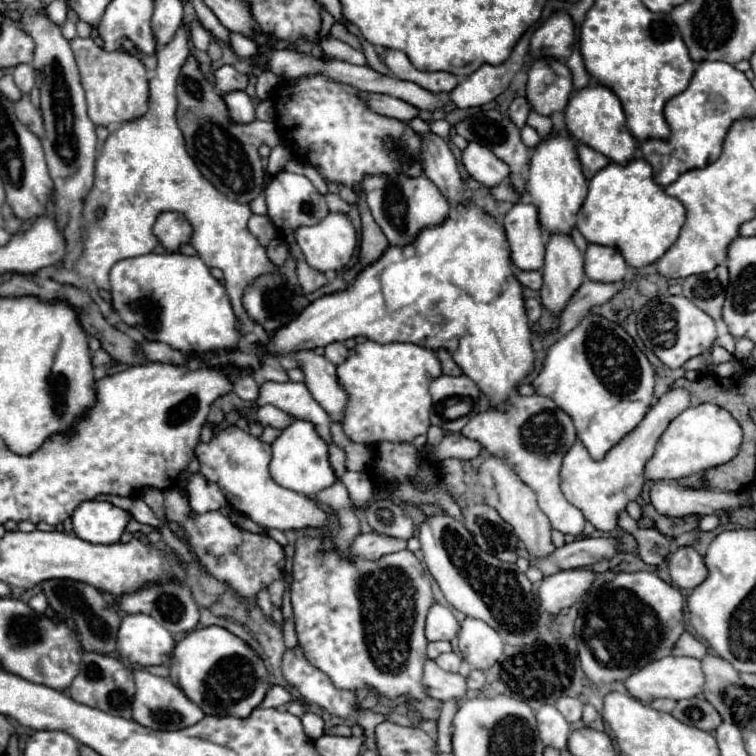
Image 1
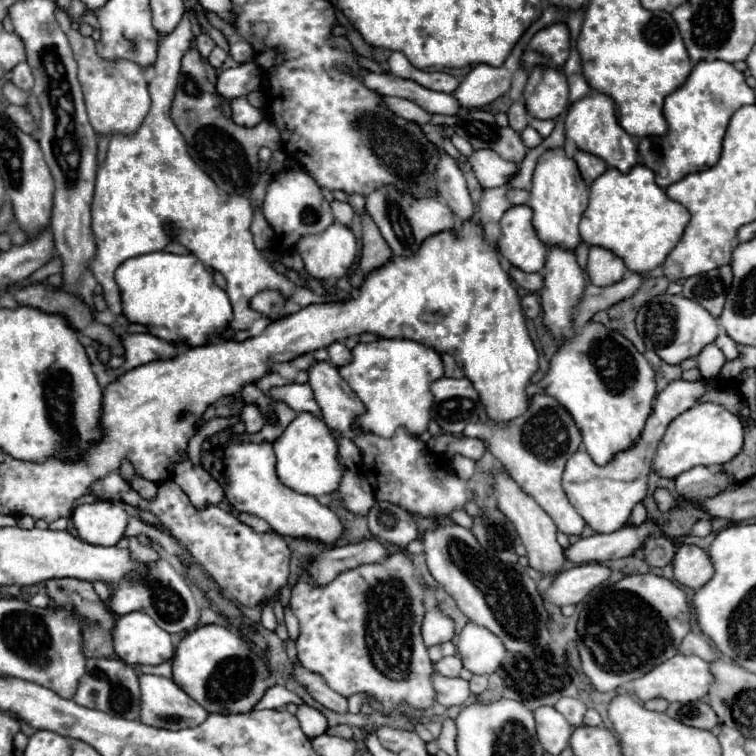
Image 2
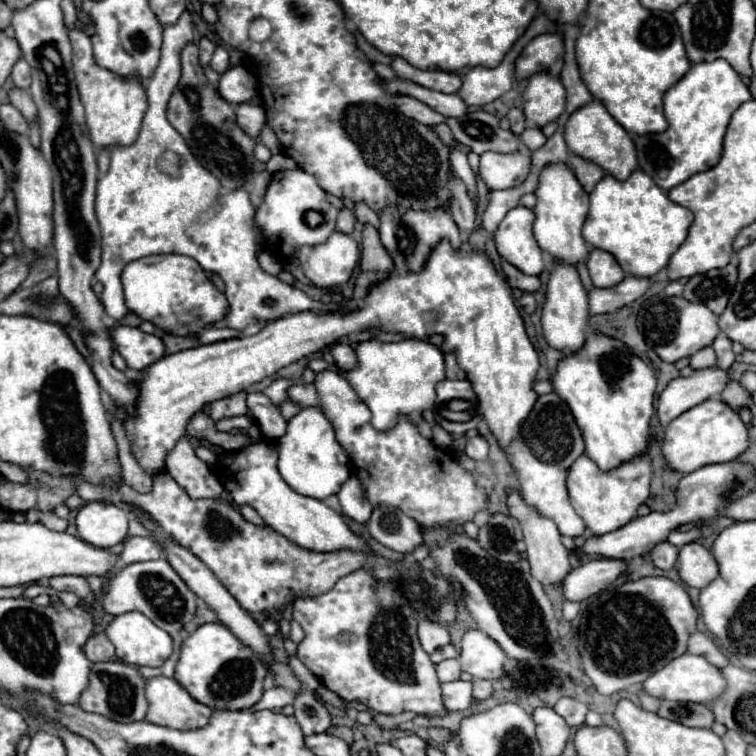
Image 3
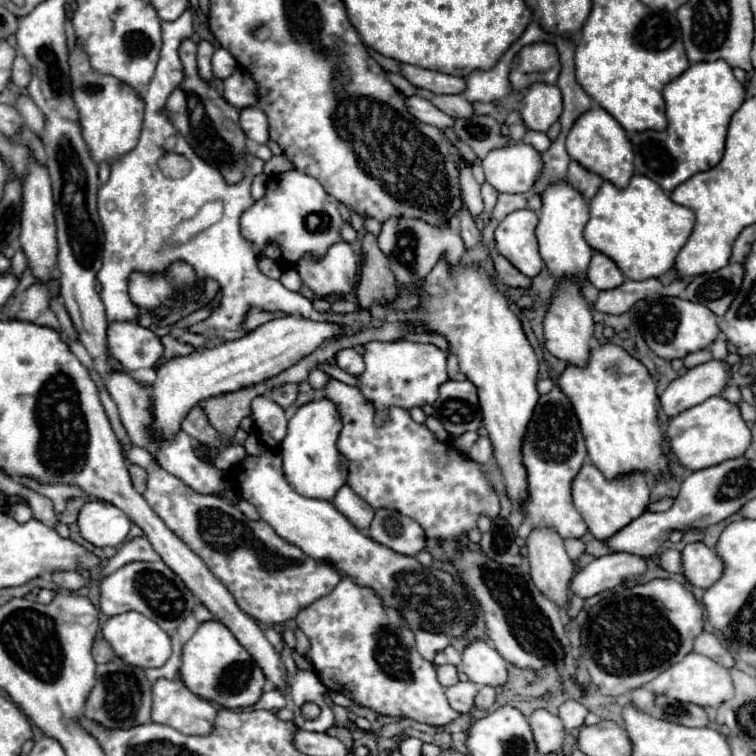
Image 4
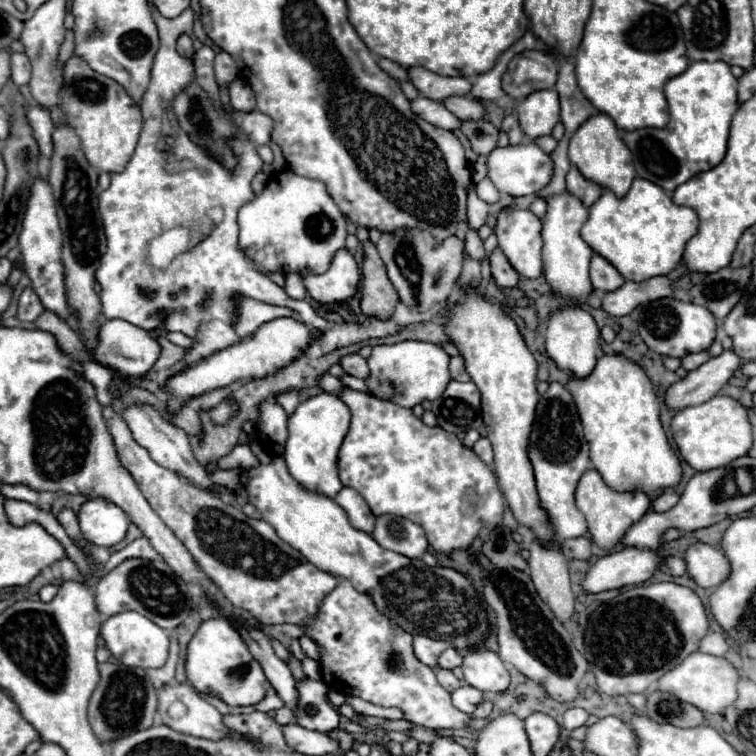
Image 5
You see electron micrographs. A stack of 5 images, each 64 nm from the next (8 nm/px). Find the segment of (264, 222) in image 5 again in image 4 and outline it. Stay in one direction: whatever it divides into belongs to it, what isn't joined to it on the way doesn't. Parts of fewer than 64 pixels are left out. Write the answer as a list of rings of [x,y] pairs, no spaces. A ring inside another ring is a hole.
[[[288,170],[278,176],[270,176],[266,194],[242,212],[240,232],[256,248],[258,256],[270,258],[282,268],[296,268],[296,264],[310,254],[318,260],[334,242],[340,242],[340,218],[338,206],[326,194],[322,184],[298,170]]]

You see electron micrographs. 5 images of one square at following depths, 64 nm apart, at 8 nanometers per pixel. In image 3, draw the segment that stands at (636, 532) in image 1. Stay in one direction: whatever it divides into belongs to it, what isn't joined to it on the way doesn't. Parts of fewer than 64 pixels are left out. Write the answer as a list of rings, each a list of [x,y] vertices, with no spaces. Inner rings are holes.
[[[660,542],[652,552],[650,552],[652,562],[662,568],[662,570],[672,570],[676,568],[678,562],[678,548],[672,546],[670,542]]]

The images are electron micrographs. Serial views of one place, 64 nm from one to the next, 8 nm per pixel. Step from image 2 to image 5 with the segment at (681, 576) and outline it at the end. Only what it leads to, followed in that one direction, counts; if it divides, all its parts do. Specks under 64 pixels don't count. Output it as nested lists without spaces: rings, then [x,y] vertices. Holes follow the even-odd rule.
[[[692,544],[686,550],[688,574],[702,588],[716,588],[730,576],[730,562],[720,548],[710,544]]]

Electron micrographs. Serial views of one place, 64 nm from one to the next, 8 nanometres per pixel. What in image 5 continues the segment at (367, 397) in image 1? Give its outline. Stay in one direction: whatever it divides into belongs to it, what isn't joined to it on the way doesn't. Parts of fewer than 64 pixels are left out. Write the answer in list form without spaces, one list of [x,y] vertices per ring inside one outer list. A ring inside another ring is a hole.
[[[406,340],[392,346],[374,346],[368,360],[370,376],[366,382],[372,396],[390,400],[404,408],[414,408],[422,400],[436,400],[442,396],[442,390],[446,390],[448,382],[452,380],[448,362],[450,356],[444,352],[444,348],[432,342]]]

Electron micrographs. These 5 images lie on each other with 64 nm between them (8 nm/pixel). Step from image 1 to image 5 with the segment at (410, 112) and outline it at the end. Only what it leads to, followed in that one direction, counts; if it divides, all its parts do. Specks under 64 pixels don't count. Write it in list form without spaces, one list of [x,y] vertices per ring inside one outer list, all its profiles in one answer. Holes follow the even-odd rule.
[[[420,96],[412,102],[412,110],[426,122],[440,126],[444,130],[458,130],[462,126],[462,120],[456,118],[454,114],[450,114],[450,110],[446,110],[446,106],[442,106],[442,102],[434,102],[424,96]]]

